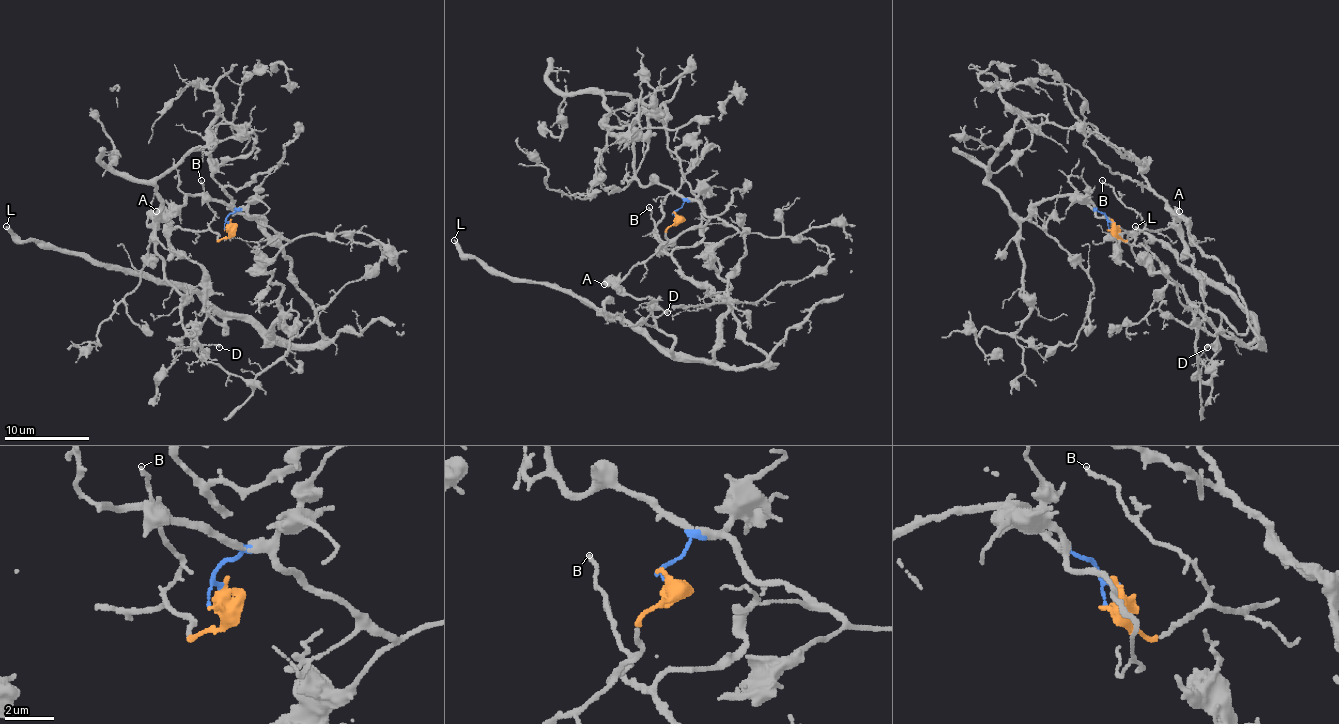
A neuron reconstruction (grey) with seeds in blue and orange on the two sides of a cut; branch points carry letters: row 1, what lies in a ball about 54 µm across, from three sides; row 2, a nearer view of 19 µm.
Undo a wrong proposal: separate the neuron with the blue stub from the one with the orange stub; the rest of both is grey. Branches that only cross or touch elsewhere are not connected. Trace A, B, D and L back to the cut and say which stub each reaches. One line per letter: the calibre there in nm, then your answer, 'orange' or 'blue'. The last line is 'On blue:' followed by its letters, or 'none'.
A: 650 nm | orange
B: 140 nm | orange
D: 150 nm | orange
L: 280 nm | orange
On blue: none

